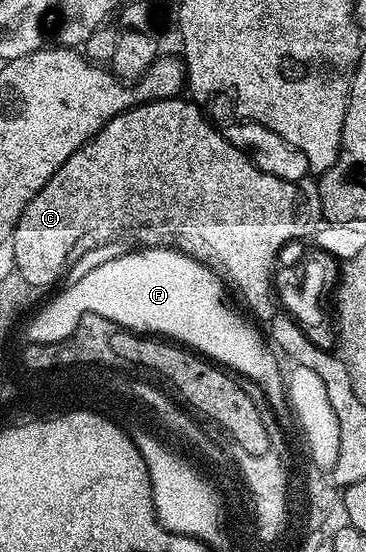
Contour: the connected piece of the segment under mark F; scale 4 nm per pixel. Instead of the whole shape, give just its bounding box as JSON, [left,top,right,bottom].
[26,248,292,418]

